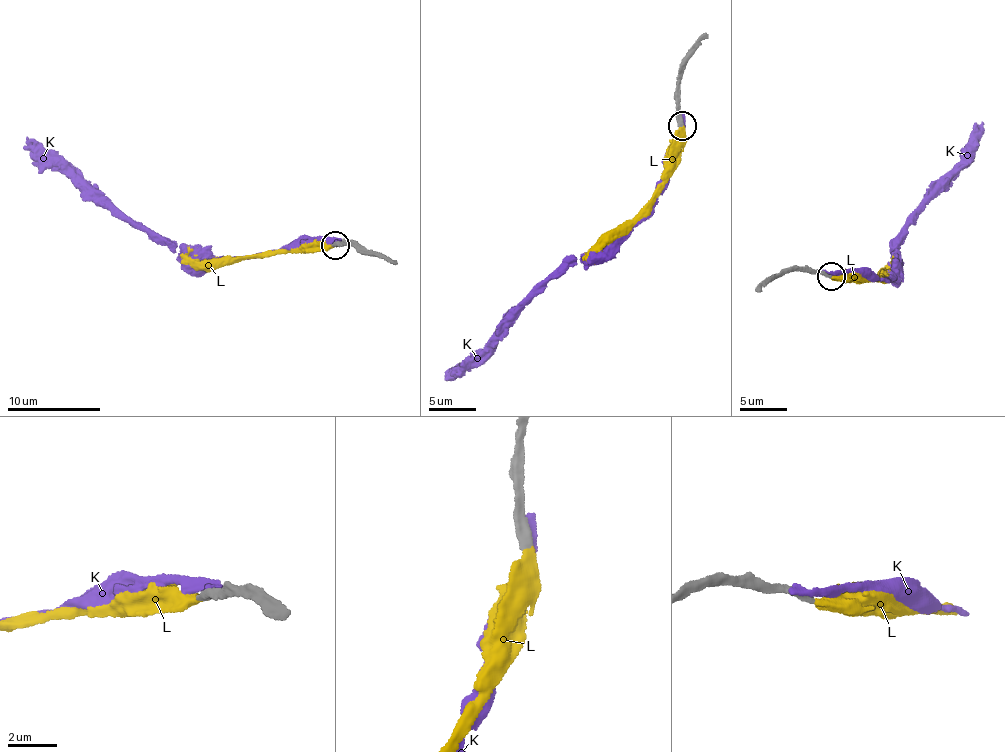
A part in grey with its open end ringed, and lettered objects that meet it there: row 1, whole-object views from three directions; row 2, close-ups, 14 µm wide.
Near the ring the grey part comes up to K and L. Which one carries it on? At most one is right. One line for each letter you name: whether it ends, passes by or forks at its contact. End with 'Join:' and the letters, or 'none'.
L: it ends
Join: L

